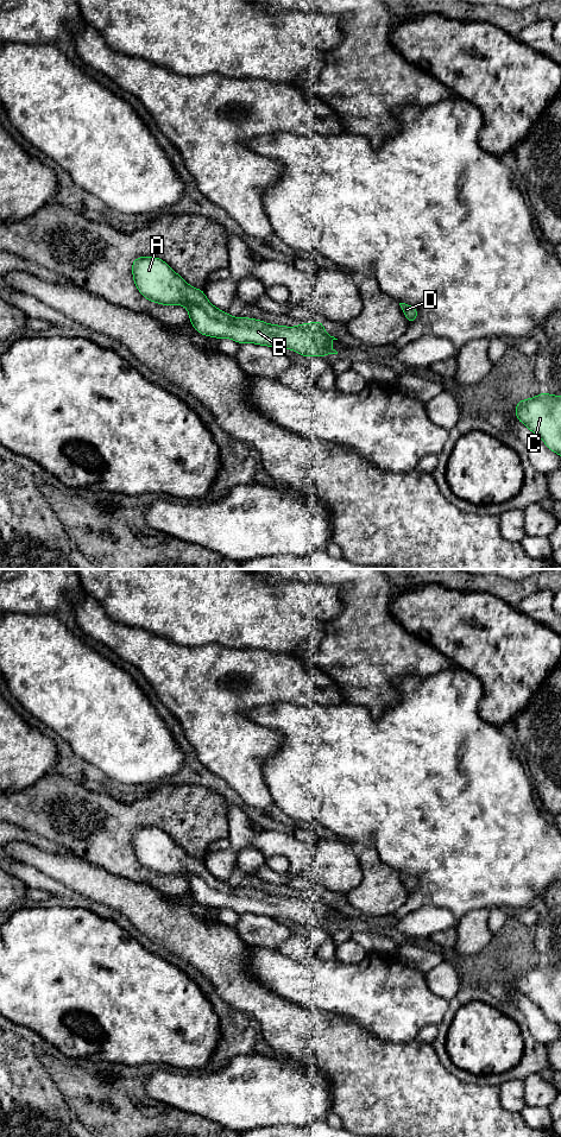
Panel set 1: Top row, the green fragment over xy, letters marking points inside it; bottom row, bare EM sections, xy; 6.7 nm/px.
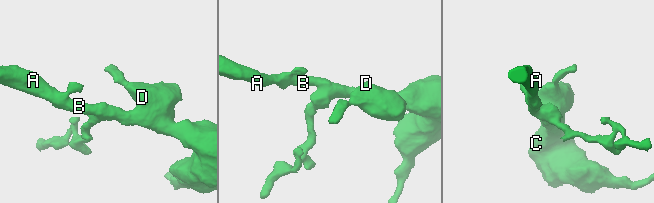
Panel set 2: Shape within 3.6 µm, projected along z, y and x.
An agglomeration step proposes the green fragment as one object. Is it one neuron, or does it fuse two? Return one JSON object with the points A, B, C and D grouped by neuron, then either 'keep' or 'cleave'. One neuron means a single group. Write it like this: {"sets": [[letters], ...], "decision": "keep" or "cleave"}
{"sets": [["A", "B", "C", "D"]], "decision": "keep"}

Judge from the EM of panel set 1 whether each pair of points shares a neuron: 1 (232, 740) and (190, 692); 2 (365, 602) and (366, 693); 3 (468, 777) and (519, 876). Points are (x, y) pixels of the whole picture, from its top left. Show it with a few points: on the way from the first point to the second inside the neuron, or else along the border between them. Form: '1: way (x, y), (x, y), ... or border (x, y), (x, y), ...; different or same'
1: way (220, 728), (215, 724), (213, 714), (202, 703); same
2: way (366, 625), (366, 670); same
3: way (468, 802), (468, 825), (495, 851); same

